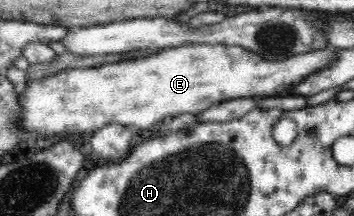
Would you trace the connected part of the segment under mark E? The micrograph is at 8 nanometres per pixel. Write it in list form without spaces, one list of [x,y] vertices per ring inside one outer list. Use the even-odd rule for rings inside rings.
[[[198,43],[174,48],[163,48],[150,55],[121,62],[104,64],[97,68],[68,68],[57,71],[39,80],[27,82],[20,87],[22,93],[23,115],[19,124],[27,133],[37,133],[40,137],[70,133],[76,131],[96,131],[110,124],[124,126],[134,125],[138,129],[157,127],[161,122],[181,113],[198,114],[213,105],[244,97],[256,95],[280,95],[292,85],[296,87],[302,80],[316,72],[323,71],[335,63],[338,49],[322,47],[308,53],[293,54],[292,57],[282,58],[284,61],[272,61],[270,58],[260,58],[258,53],[240,45],[224,45],[220,43]]]

